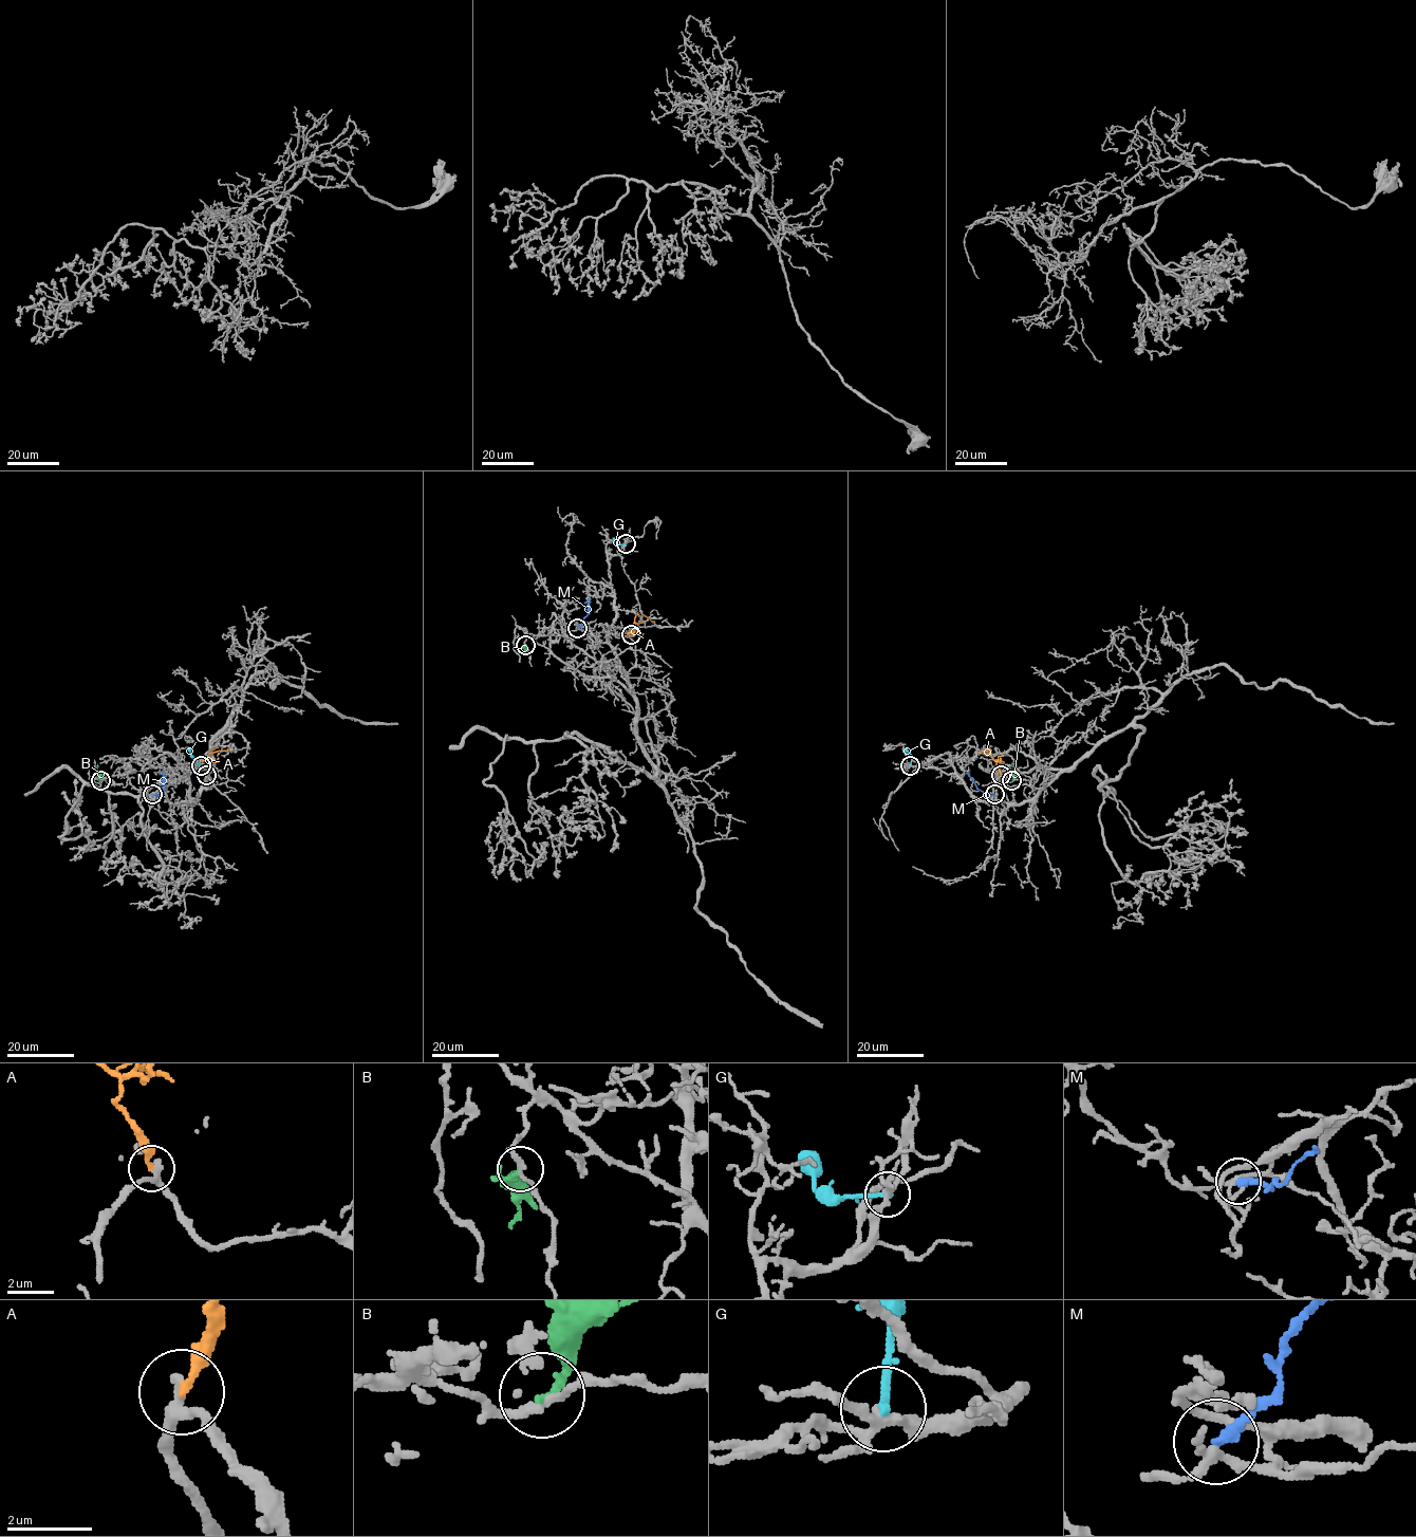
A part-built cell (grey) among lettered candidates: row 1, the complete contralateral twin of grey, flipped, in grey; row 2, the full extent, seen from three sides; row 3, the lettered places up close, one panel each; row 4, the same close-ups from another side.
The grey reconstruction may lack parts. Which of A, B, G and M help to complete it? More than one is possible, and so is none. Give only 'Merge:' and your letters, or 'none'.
Merge: A, M

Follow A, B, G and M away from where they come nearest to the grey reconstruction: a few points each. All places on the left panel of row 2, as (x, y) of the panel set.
A: (206, 775), (210, 753), (229, 747)
B: (100, 780), (97, 764)
G: (201, 764), (188, 750)
M: (152, 794), (157, 796), (164, 790), (164, 775), (160, 772)

